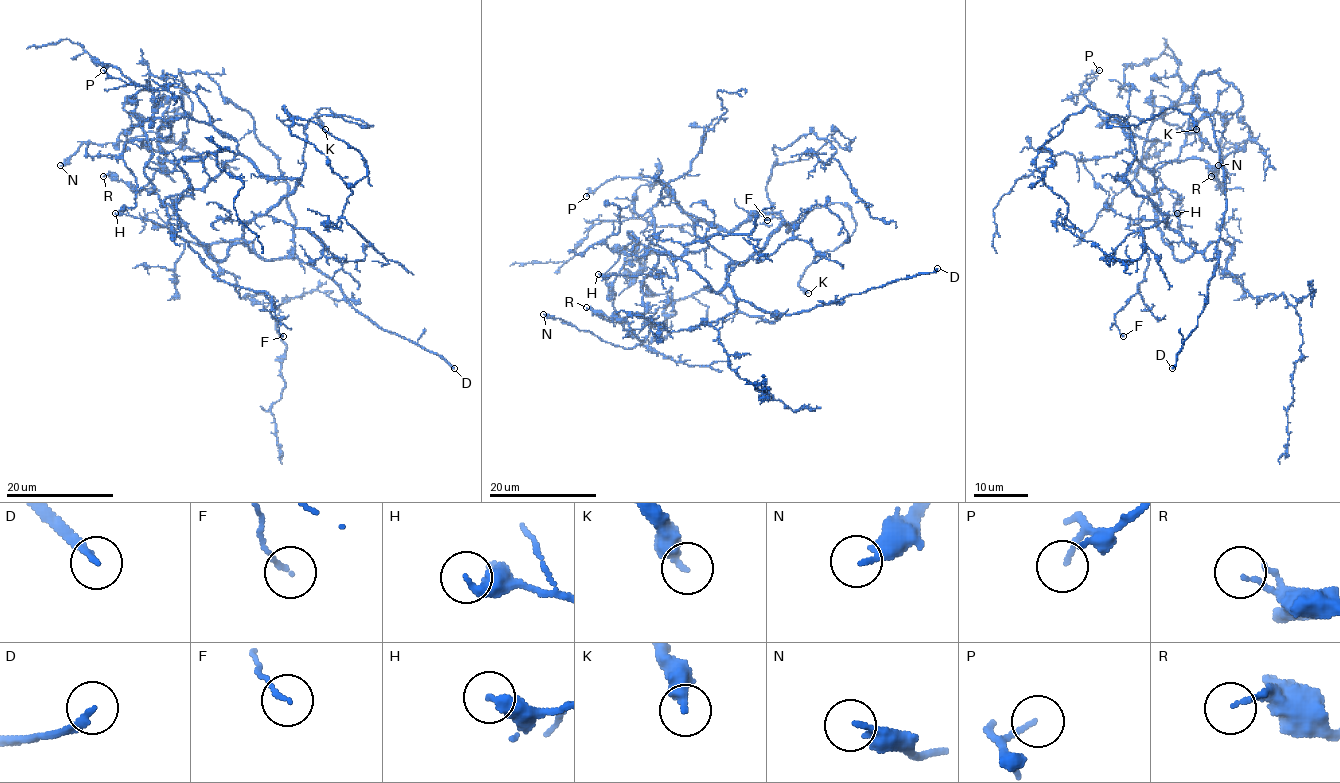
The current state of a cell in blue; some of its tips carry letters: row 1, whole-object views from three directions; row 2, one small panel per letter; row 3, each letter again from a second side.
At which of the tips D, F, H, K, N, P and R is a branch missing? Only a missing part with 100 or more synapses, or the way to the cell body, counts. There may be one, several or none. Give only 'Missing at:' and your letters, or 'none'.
Missing at: D

